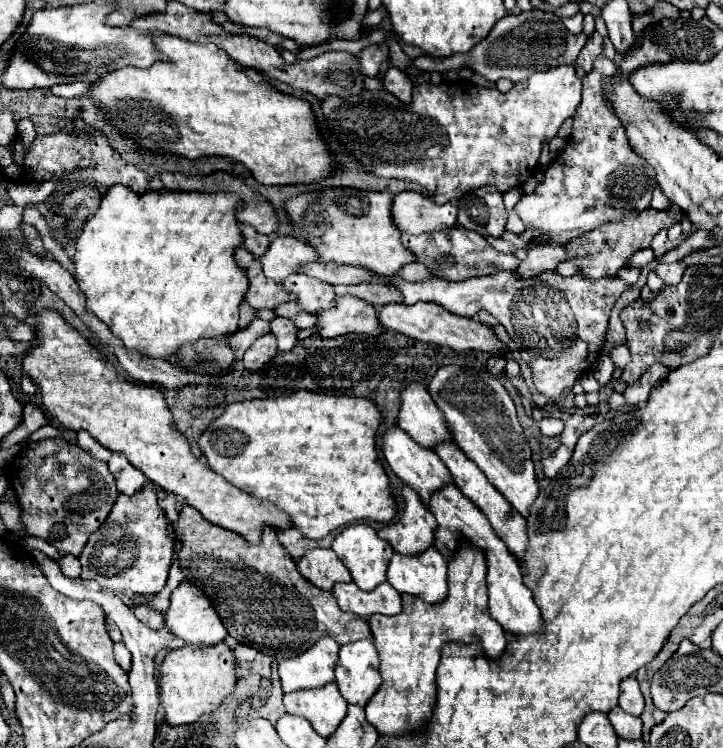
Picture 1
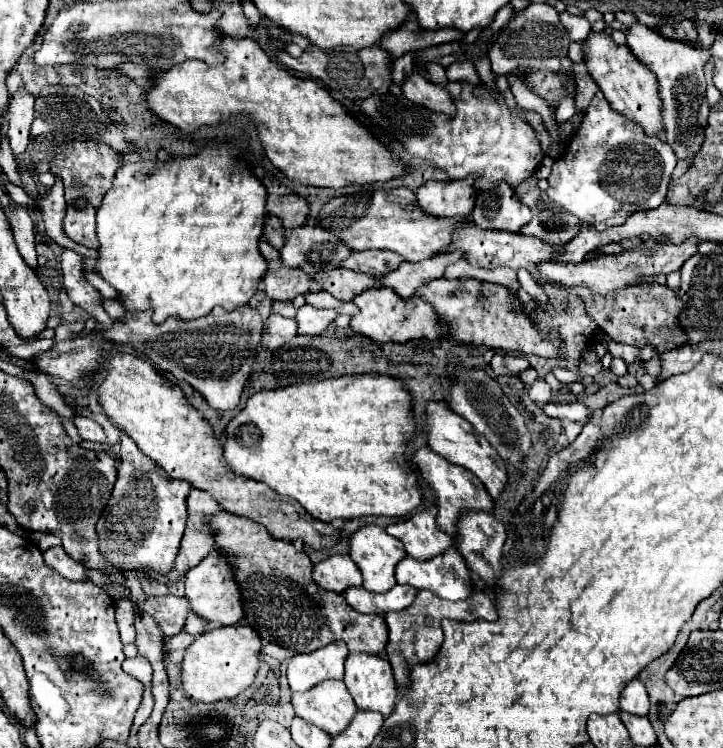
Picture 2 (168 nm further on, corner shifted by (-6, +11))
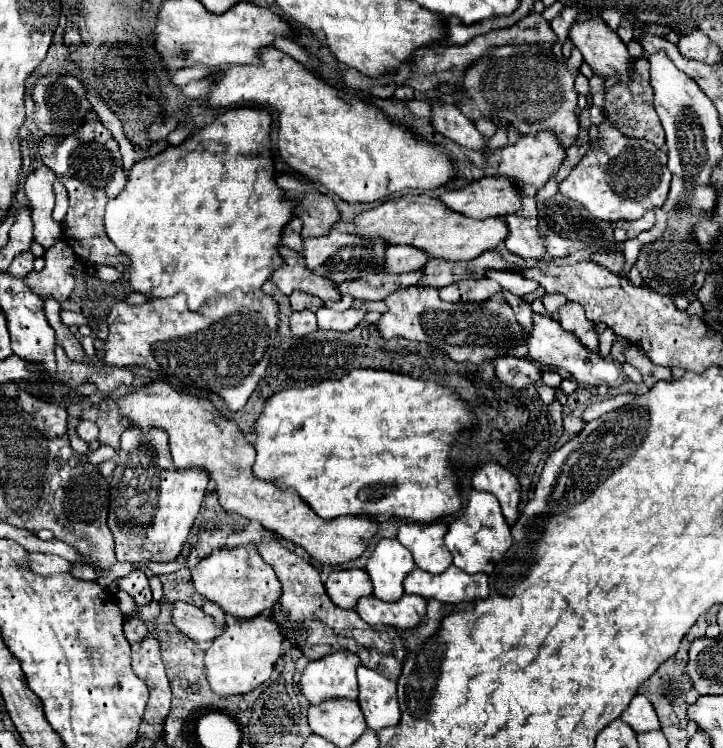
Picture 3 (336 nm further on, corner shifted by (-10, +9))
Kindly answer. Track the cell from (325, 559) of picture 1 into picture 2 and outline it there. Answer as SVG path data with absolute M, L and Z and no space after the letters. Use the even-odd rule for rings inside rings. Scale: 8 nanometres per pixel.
M330 555L328 559L316 563L312 577L320 587L336 593L344 593L350 585L362 585L360 569L356 569L356 563L348 555Z

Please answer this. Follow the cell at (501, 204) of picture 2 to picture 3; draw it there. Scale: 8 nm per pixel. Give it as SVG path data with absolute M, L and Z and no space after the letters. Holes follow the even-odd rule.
M534 197L522 199L522 211L516 215L504 217L508 223L510 235L504 241L506 249L524 257L524 259L546 259L546 239L538 231L538 207Z

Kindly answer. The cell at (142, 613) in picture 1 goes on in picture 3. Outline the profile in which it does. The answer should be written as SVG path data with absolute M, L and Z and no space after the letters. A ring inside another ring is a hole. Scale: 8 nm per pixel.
M176 601L174 603L174 611L172 611L172 619L174 619L174 625L184 633L188 635L190 639L202 643L202 641L210 641L210 639L216 639L218 635L222 635L224 627L218 627L214 623L212 617L208 617L200 607L194 607L190 603L184 603L184 601Z

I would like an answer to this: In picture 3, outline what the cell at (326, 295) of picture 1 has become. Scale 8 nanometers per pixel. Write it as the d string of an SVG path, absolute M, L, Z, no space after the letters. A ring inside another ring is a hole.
M422 271L402 273L402 275L368 273L366 277L340 283L338 289L342 291L342 295L350 293L354 299L362 299L362 301L384 301L390 293L394 293L398 289L406 289L406 287L418 285L420 279L422 279Z

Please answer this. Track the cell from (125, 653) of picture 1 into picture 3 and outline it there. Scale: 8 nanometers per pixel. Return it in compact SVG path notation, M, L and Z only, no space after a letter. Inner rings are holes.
M137 617L128 618L124 621L123 631L130 643L140 642L146 638L148 629Z

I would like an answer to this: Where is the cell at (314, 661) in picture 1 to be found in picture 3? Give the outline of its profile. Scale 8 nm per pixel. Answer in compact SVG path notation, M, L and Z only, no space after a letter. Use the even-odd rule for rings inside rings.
M336 651L324 659L310 661L302 673L300 689L316 705L326 699L358 699L356 667L360 659L352 651Z

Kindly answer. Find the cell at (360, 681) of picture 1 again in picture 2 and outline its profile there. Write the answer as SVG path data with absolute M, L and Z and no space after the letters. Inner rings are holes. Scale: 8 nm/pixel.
M350 653L344 683L358 709L390 715L396 701L396 683L384 655Z

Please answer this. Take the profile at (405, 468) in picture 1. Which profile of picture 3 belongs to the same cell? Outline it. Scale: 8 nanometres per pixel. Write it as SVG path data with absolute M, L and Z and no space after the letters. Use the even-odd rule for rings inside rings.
M472 491L468 507L460 519L454 519L444 537L446 547L454 555L454 565L466 573L486 573L490 575L500 559L504 559L508 547L512 545L510 527L500 511L498 499L490 493Z

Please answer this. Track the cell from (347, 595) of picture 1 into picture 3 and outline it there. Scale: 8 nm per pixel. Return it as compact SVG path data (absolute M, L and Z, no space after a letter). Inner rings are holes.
M370 595L358 601L356 611L368 625L390 625L398 631L408 631L416 629L426 617L426 599L420 599L420 595L404 595L400 601L384 603Z

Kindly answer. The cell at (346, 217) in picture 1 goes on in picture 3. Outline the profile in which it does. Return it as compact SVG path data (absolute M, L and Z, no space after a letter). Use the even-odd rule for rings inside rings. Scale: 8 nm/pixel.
M404 195L400 199L386 201L376 209L370 209L354 219L354 233L364 239L384 239L390 245L406 243L422 249L430 257L448 261L472 261L484 251L492 251L504 243L508 237L508 225L502 219L476 221L466 215L458 215L446 207L438 197L428 195Z

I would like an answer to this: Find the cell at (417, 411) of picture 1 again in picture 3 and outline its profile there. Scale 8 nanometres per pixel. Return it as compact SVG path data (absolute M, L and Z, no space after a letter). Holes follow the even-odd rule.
M486 461L484 465L480 465L474 475L472 475L472 487L476 491L488 491L492 493L502 507L502 513L506 517L508 525L514 525L520 509L520 483L518 479L504 469L502 465L498 465L496 461Z

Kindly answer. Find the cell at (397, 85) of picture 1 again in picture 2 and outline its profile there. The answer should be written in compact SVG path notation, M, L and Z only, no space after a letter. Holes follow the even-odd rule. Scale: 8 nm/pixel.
M416 71L404 79L402 93L410 101L414 101L418 105L424 105L430 111L440 111L440 113L448 113L448 115L454 115L454 111L456 111L448 91L444 91L442 87L436 87L434 83L426 81Z

